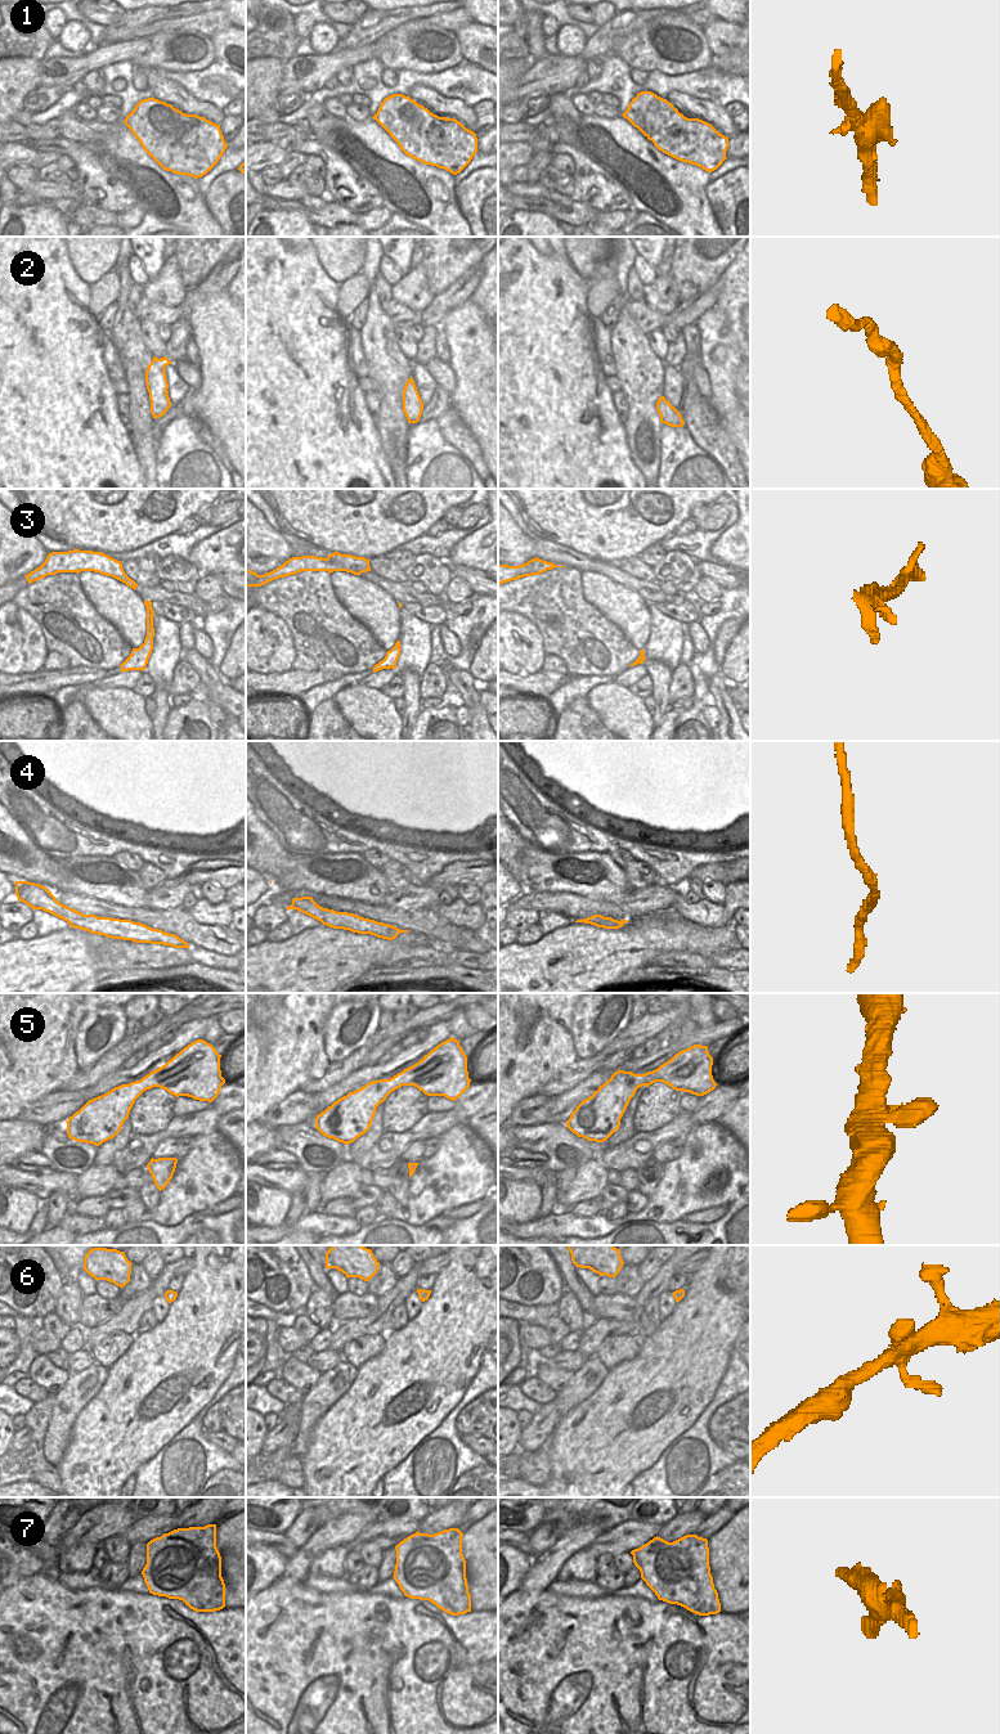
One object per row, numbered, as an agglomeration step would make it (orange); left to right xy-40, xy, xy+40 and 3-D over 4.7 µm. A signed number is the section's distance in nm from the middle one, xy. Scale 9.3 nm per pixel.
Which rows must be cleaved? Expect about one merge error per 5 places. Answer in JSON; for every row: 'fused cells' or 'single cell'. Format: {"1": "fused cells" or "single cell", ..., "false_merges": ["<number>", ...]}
{"1": "fused cells", "2": "single cell", "3": "single cell", "4": "single cell", "5": "single cell", "6": "single cell", "7": "fused cells", "false_merges": ["1", "7"]}

